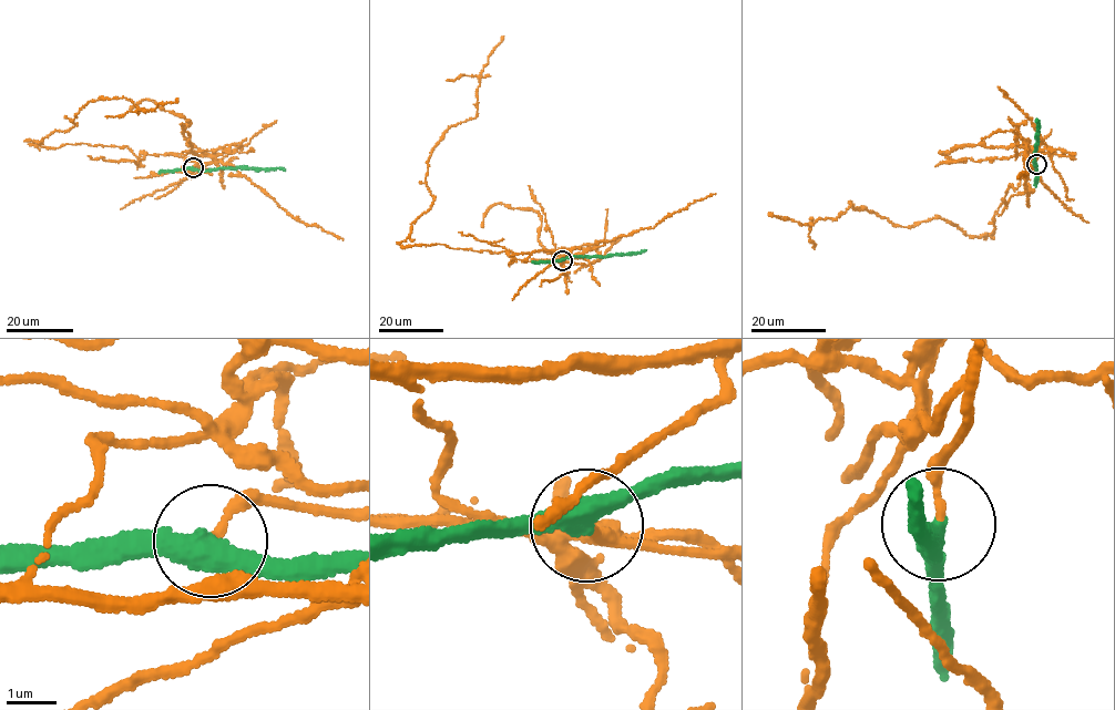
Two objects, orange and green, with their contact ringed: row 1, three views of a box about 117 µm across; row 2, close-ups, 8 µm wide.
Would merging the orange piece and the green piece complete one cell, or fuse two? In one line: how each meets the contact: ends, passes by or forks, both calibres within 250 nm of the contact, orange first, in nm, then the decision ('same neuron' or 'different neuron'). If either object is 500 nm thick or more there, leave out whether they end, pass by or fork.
orange ends there; green passes by; 160 nm thick on the orange side, 440 nm on the other; different neuron

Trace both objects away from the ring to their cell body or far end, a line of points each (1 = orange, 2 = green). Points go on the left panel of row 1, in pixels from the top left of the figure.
1: (193, 167), (27, 140), (69, 130), (102, 98), (137, 113), (177, 98)
2: (193, 167), (285, 170)

